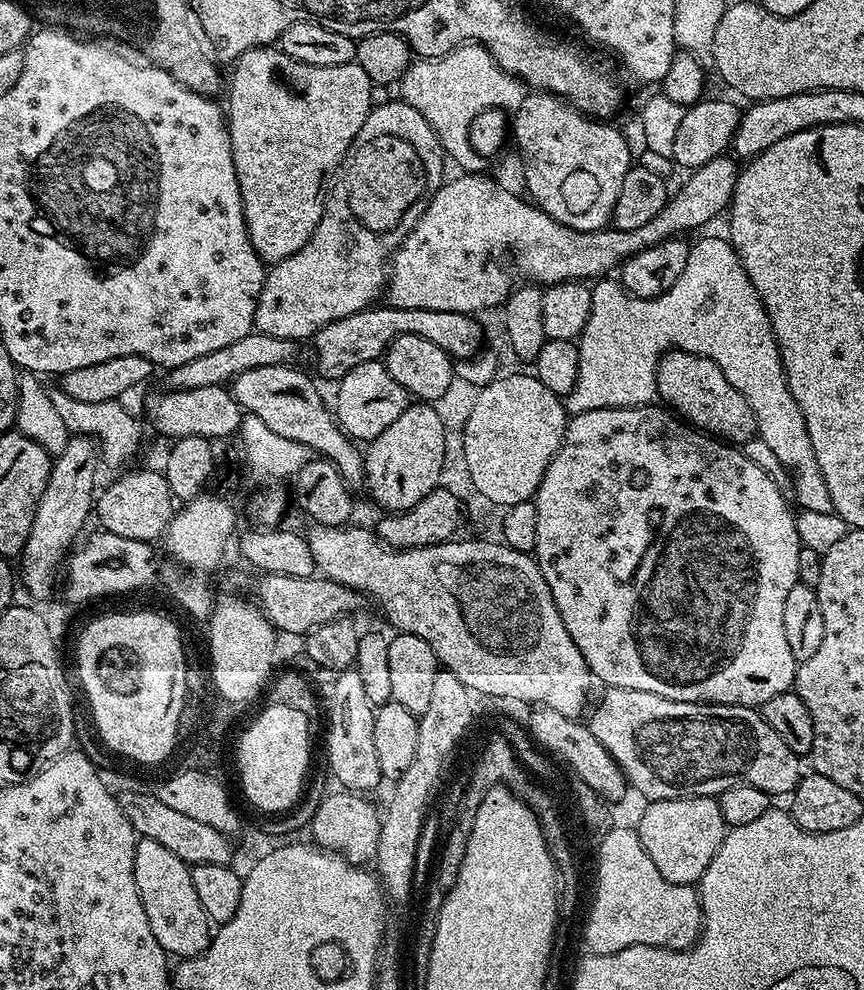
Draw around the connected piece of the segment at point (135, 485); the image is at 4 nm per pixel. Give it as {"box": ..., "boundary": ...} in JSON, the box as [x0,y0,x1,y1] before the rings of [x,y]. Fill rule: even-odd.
{"box":[94,468,174,542],"boundary":[[[144,468],[141,472],[132,472],[129,476],[120,476],[116,481],[113,482],[112,485],[109,486],[108,489],[101,491],[99,495],[95,497],[94,500],[94,516],[95,519],[100,519],[99,527],[103,529],[103,531],[109,532],[110,534],[118,534],[118,538],[130,538],[131,540],[147,540],[149,542],[156,542],[163,537],[164,531],[168,529],[168,523],[172,520],[172,513],[174,511],[174,497],[171,492],[170,486],[167,484],[167,479],[163,474],[163,471],[156,470],[156,472],[151,472],[150,469]]]}

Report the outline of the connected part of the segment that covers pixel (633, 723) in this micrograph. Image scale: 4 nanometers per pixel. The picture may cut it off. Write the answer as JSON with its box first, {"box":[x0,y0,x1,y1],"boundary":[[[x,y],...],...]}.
{"box":[586,688,802,801],"boundary":[[[608,688],[605,693],[605,696],[600,700],[600,705],[593,710],[592,717],[587,717],[586,723],[594,734],[594,738],[598,738],[598,742],[602,746],[606,746],[609,754],[616,759],[618,766],[624,771],[624,779],[628,781],[633,789],[637,788],[645,796],[645,801],[673,800],[679,796],[719,797],[722,790],[741,782],[750,786],[758,786],[758,790],[768,793],[773,798],[779,798],[783,792],[784,795],[791,794],[800,780],[802,775],[802,769],[800,769],[801,757],[795,756],[790,750],[790,746],[786,746],[786,742],[782,742],[782,738],[778,738],[778,734],[774,734],[774,730],[765,722],[756,708],[747,708],[741,704],[691,704],[690,702],[678,702],[670,698],[662,698],[658,694],[650,694],[642,690],[630,690],[629,688]]]}

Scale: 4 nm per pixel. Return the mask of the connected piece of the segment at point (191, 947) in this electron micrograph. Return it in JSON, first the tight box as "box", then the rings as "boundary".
{"box":[134,839,210,958],"boundary":[[[137,839],[134,878],[146,910],[146,922],[150,922],[150,930],[154,938],[158,938],[158,946],[162,946],[169,957],[191,958],[208,949],[210,921],[202,910],[202,902],[198,902],[191,867],[184,864],[174,850],[166,850],[166,846],[153,840]]]}

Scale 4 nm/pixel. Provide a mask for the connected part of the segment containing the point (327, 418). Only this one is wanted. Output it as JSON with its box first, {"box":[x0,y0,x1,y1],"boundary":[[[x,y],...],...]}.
{"box":[231,363,366,486],"boundary":[[[286,363],[246,370],[231,381],[232,397],[247,415],[262,418],[262,422],[266,422],[266,426],[270,426],[274,434],[282,434],[282,438],[290,438],[294,442],[302,442],[321,457],[331,460],[349,486],[363,485],[366,480],[364,452],[356,449],[359,447],[336,423],[333,409],[324,405],[324,400],[316,389],[317,381],[311,375],[308,377],[306,373],[292,367],[291,363]]]}

